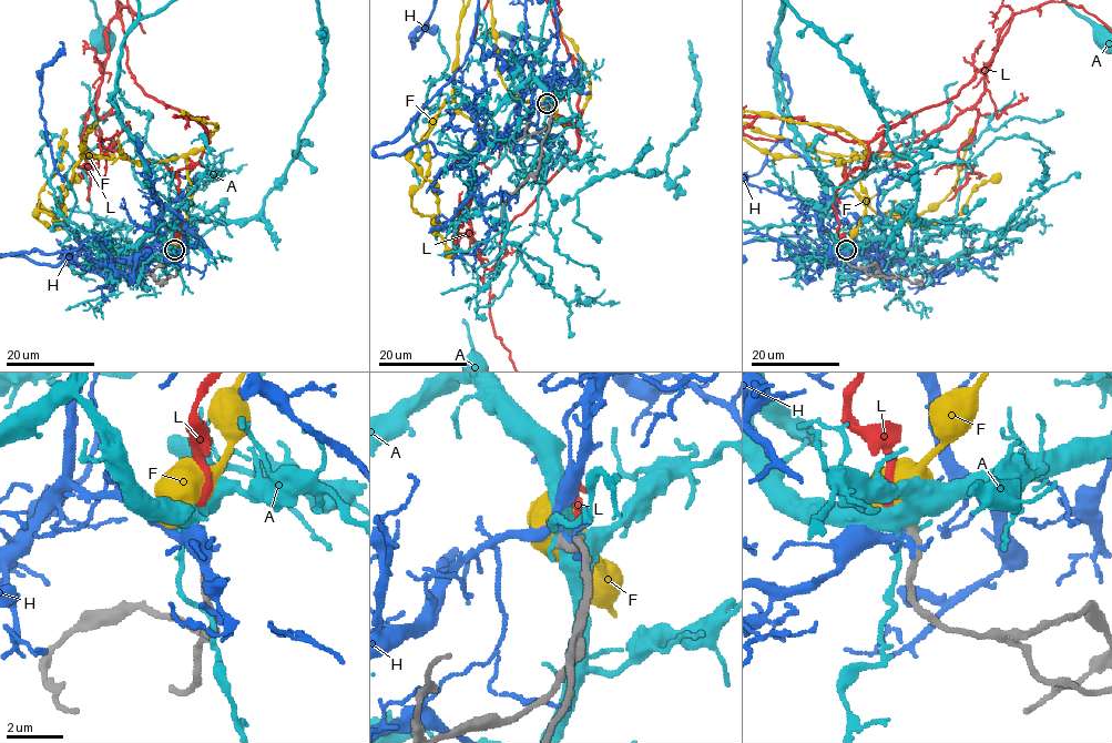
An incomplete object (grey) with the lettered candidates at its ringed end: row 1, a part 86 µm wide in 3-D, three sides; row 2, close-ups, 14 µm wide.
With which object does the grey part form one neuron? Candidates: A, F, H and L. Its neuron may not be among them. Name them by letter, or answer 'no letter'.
L

